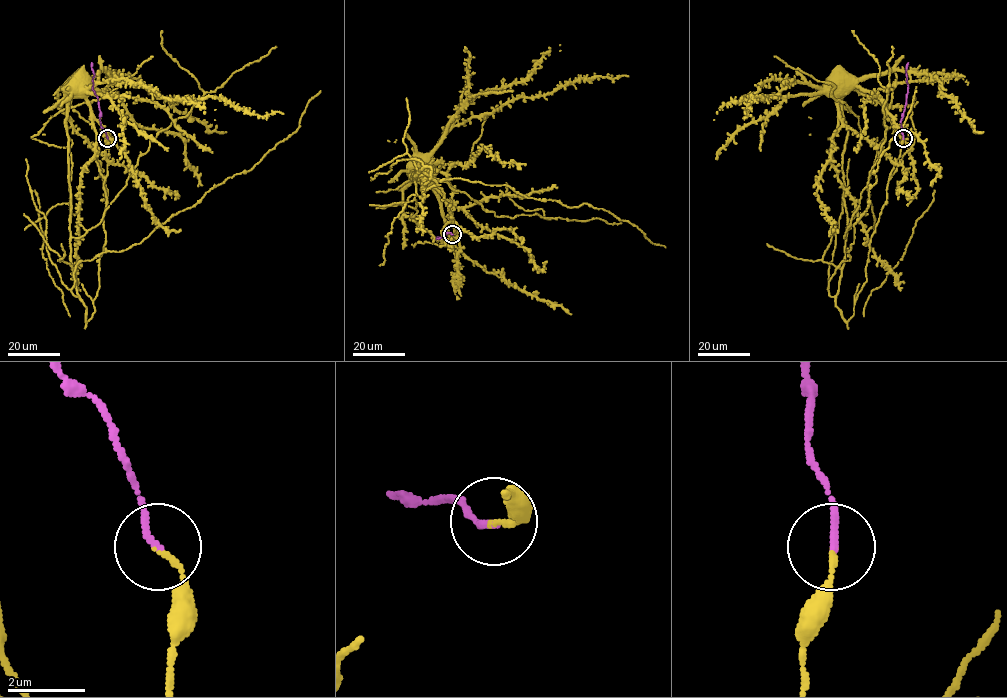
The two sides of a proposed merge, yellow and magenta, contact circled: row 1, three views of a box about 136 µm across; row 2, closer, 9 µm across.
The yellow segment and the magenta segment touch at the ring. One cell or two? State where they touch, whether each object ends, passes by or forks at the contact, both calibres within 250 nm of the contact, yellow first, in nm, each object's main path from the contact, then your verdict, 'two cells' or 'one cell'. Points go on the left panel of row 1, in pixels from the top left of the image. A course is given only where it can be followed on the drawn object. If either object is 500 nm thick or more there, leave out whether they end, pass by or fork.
(107, 138) | yellow ends | magenta ends | 140/180 nm | yellow via (107, 138), (108, 164), (107, 133), (95, 118), (87, 99), (87, 77), (80, 73) | magenta via (108, 138), (100, 125), (91, 62) | one cell

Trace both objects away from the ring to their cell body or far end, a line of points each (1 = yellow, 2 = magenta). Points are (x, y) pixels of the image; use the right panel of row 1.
1: (903, 138), (900, 156), (895, 164), (878, 146), (845, 126), (836, 99), (836, 77), (842, 73)
2: (903, 138), (901, 121), (908, 87), (905, 71), (908, 62)

